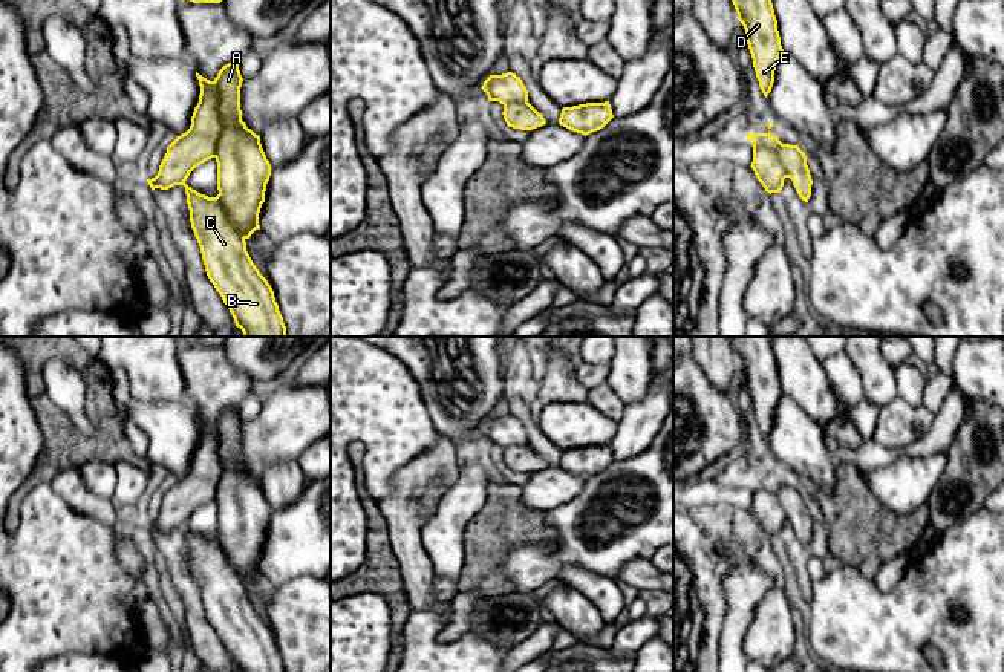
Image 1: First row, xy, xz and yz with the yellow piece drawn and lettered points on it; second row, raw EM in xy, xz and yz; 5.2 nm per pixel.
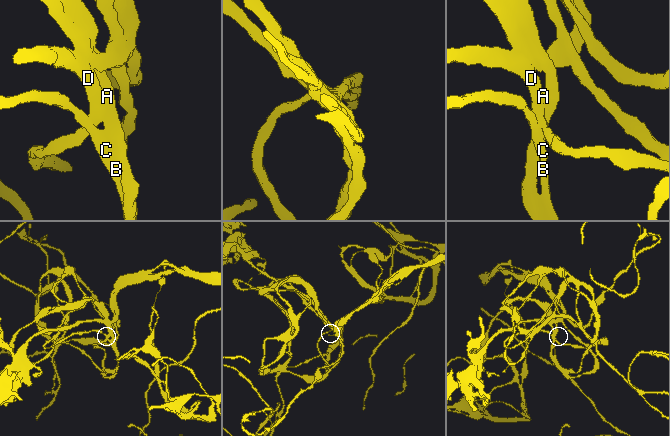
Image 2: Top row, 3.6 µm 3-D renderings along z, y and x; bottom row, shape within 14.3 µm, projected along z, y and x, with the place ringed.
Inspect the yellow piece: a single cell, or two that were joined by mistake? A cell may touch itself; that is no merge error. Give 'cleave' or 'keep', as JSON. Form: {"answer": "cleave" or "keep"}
{"answer": "keep"}

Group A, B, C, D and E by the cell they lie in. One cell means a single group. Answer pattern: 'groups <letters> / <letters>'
groups A B C D E

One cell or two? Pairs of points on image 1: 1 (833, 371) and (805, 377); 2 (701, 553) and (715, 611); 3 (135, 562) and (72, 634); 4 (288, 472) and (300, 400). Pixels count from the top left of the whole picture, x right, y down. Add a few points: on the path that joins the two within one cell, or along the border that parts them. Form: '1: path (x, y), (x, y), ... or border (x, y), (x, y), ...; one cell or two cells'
1: border (818, 360), (833, 395), (842, 404); two cells
2: path (701, 567), (701, 597); one cell
3: border (114, 538), (117, 561), (136, 582); two cells
4: border (297, 459), (268, 464), (259, 478); two cells

